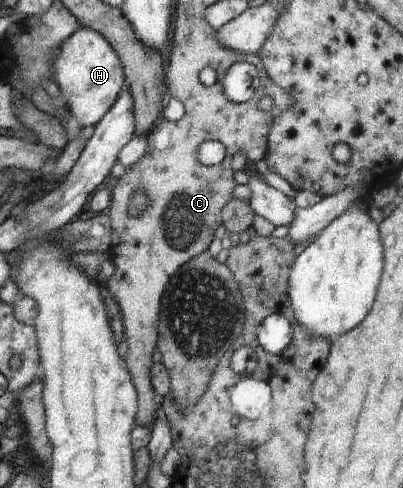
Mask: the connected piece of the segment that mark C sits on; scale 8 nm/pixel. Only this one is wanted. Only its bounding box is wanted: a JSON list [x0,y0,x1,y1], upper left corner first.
[104,22,292,427]

